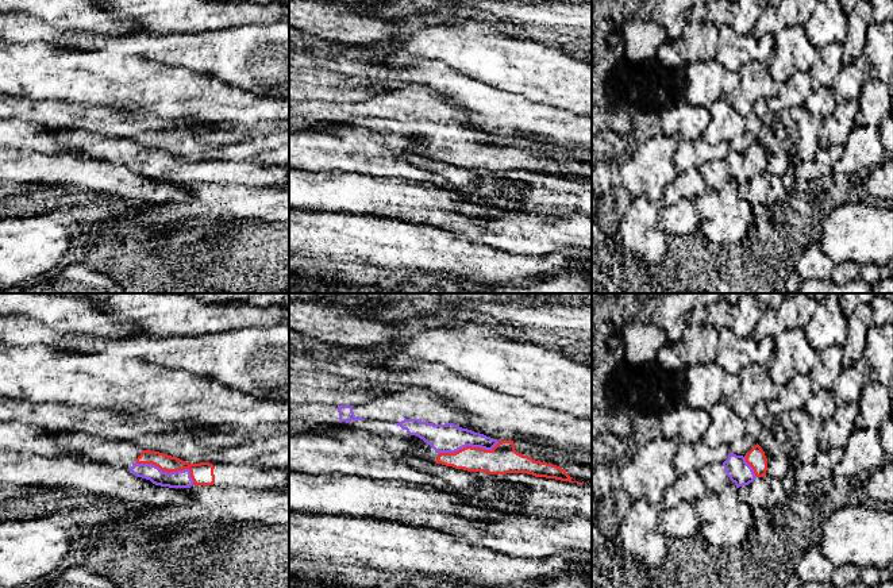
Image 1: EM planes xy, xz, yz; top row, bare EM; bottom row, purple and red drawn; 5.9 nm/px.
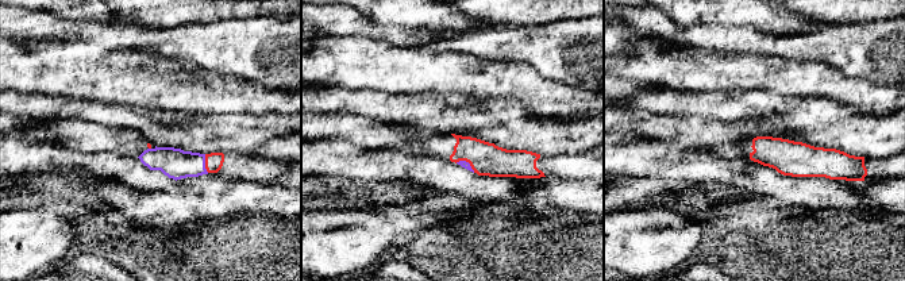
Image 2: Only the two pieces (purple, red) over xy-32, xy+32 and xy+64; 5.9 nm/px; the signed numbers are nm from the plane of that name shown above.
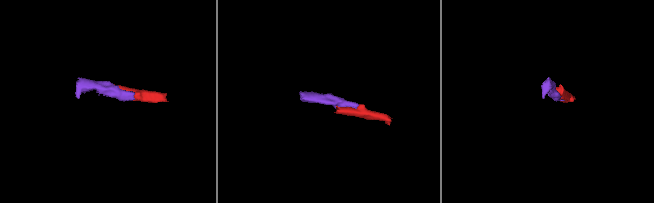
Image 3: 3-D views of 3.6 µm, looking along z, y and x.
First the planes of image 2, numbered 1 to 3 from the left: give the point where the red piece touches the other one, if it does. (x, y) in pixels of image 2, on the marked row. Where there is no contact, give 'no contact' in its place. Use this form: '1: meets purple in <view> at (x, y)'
1: meets purple in xy-32 at (204, 164)
2: meets purple in xy+32 at (466, 162)
3: no contact

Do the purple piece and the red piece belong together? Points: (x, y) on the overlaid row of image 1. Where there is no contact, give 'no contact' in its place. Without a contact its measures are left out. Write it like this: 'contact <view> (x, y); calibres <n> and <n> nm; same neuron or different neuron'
contact xy (170, 472); calibres 110 and 130 nm; same neuron

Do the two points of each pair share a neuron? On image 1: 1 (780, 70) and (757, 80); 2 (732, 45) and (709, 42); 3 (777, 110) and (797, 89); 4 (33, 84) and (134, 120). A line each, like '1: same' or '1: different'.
1: different
2: different
3: same
4: different

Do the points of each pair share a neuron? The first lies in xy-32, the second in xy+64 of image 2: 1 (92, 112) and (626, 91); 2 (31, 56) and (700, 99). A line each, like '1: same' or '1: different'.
1: different
2: different

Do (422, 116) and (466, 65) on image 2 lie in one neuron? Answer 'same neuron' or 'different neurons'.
different neurons

